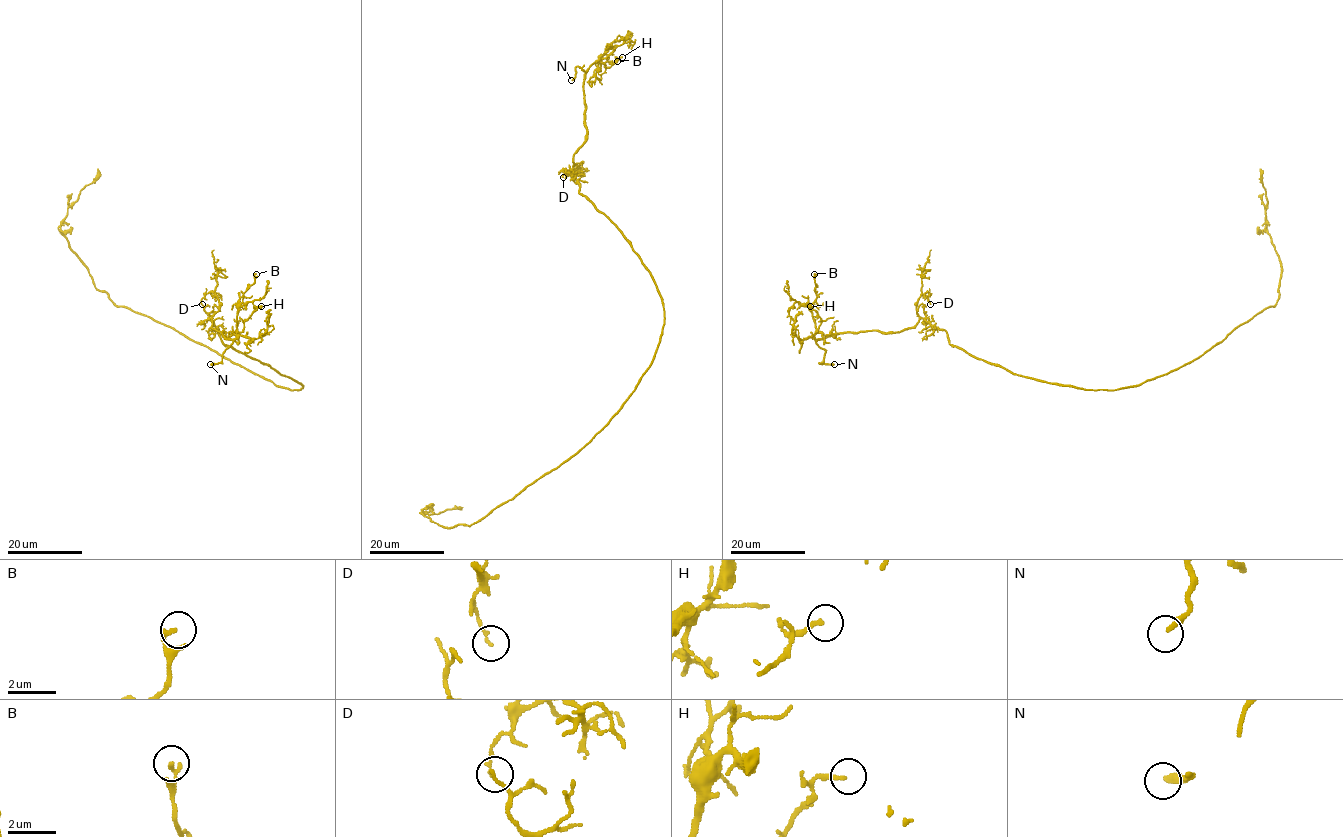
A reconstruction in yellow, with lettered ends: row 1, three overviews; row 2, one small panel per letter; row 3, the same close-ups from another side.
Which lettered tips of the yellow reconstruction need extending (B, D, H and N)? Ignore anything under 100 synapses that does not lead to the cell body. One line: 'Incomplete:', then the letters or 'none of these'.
Incomplete: N

